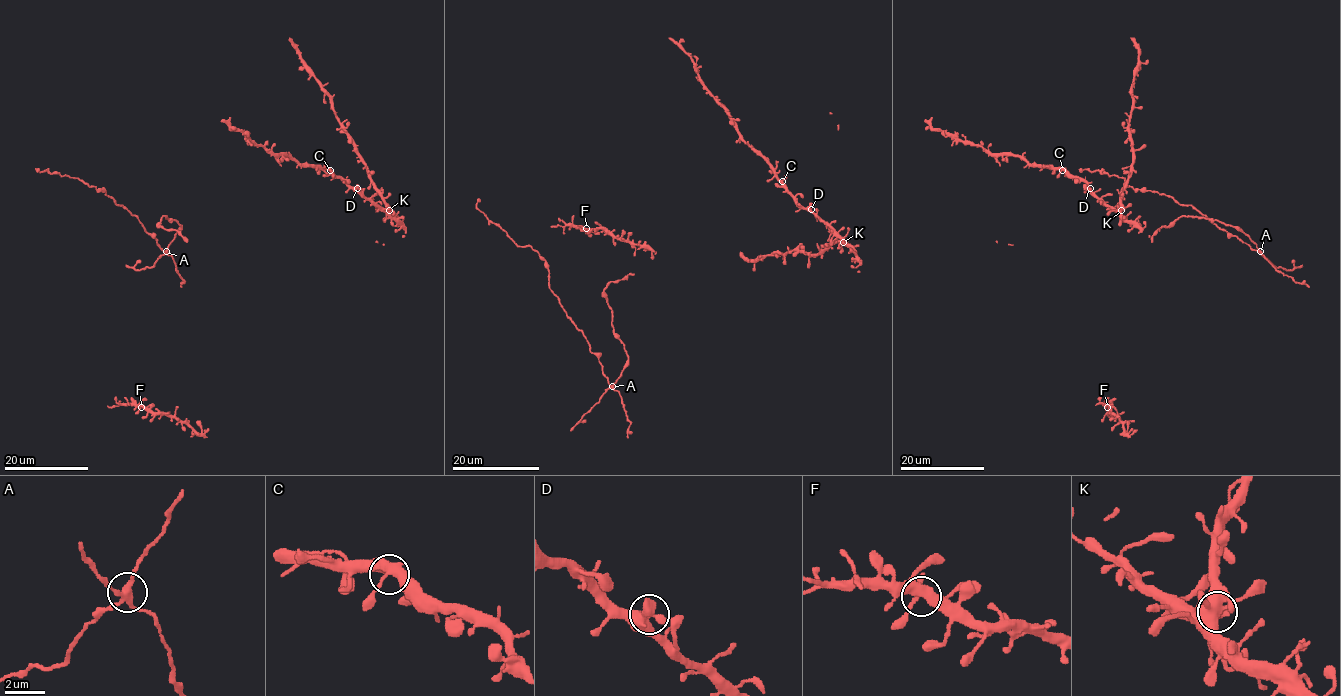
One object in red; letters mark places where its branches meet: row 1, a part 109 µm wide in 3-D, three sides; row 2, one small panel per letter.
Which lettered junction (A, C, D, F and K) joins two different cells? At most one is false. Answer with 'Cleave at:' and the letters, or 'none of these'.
Cleave at: A

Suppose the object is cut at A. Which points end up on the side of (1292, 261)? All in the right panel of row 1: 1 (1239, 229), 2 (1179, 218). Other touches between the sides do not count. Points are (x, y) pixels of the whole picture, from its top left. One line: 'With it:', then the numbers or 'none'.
With it: 1, 2

